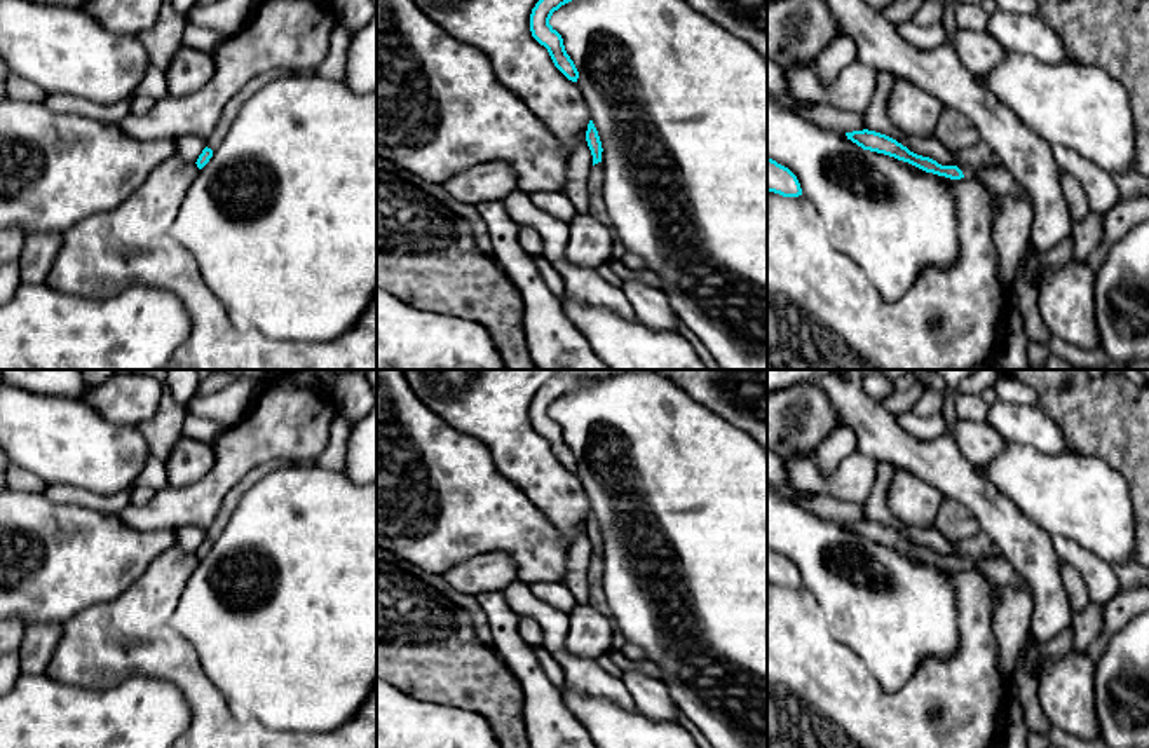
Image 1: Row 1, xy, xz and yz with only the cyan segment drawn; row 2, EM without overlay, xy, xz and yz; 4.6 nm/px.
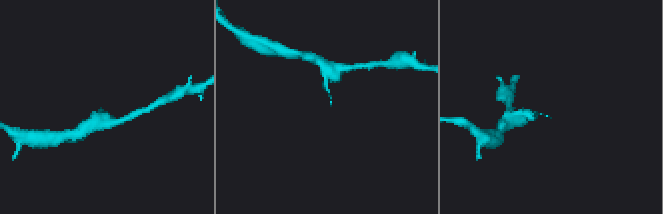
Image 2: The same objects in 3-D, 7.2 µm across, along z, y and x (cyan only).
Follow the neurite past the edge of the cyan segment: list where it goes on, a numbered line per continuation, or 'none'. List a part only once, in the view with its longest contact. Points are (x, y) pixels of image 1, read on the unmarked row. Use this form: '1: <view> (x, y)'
1: yz (970, 551)

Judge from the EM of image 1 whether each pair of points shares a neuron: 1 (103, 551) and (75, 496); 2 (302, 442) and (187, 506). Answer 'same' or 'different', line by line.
1: different
2: same

